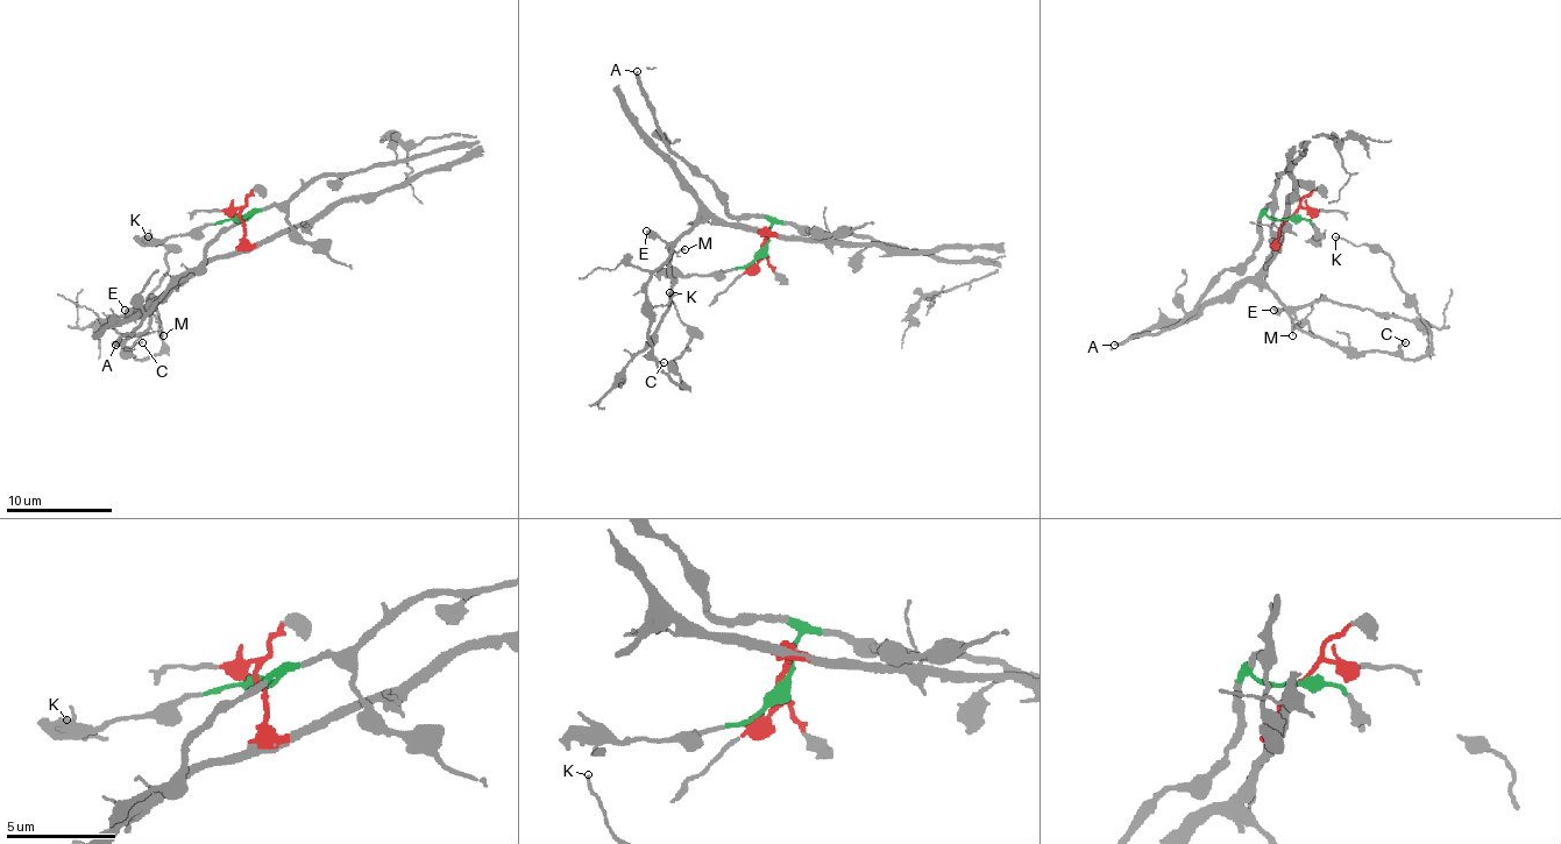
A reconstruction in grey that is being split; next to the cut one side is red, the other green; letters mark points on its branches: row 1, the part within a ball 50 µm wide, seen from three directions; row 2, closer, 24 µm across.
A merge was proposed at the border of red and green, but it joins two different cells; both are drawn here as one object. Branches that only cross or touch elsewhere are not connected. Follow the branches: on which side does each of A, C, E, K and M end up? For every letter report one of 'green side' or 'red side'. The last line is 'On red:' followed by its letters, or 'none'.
A: green side
C: red side
E: red side
K: red side
M: red side
On red: C, E, K, M

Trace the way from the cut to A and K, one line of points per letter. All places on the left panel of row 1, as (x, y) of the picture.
A: (241, 217), (247, 220), (247, 214), (212, 243), (201, 262), (191, 268), (116, 345)
K: (241, 217), (233, 252), (204, 260), (129, 337), (127, 353), (150, 357), (169, 252), (148, 235)

